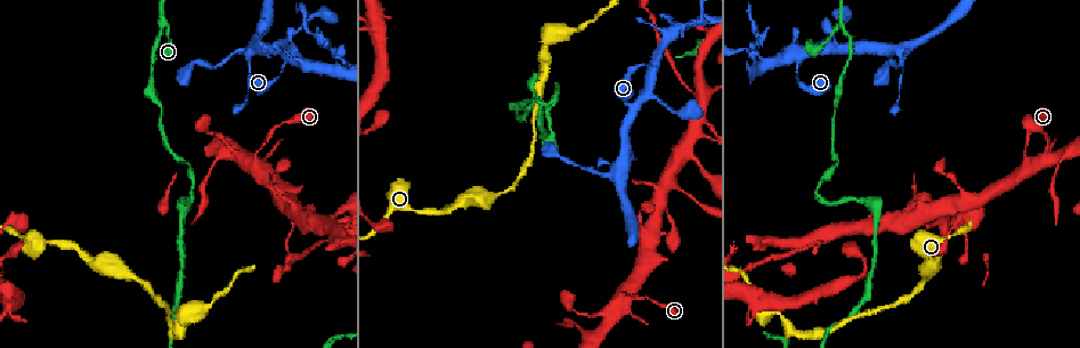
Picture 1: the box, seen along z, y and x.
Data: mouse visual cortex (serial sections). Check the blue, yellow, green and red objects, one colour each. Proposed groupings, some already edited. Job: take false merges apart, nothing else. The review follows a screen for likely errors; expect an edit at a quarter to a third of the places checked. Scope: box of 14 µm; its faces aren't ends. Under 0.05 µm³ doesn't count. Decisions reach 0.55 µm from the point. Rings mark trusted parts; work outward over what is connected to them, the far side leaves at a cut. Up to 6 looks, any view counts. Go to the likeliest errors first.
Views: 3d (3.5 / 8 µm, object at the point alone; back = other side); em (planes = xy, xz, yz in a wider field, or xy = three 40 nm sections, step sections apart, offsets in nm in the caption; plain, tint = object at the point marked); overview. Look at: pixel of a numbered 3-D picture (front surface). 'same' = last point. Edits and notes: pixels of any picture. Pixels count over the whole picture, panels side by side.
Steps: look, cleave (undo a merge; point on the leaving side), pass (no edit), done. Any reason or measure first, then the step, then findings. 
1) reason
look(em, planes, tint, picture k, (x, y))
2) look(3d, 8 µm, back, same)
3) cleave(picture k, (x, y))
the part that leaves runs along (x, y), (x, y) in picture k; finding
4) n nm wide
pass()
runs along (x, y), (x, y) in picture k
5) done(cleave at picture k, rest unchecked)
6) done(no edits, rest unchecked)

abrupt turn
look(3d, 8 µm, back, picture 1, (165, 24))

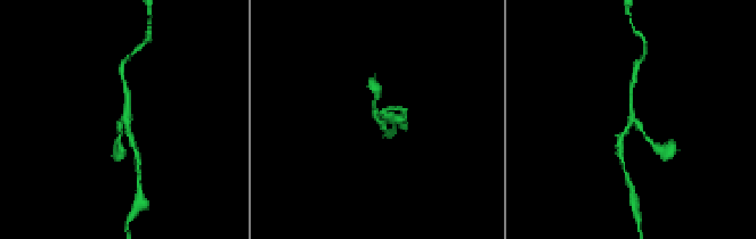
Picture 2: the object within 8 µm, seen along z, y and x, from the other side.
3 arms; arms of 150, 150, 150 nm; now the EM
look(em, xy, step 2, tint, picture 2, (376, 121))

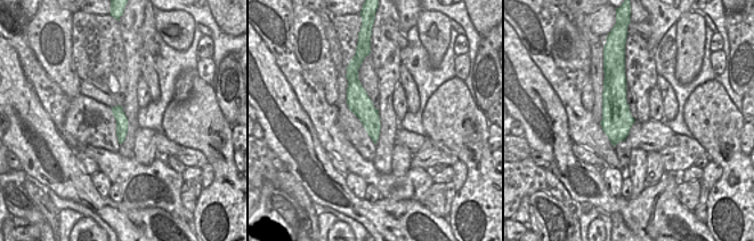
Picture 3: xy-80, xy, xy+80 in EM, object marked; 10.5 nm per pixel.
pass()
all the same cell

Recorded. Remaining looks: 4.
abrupt turn
look(3d, 3.5 µm, picture 1, (192, 189))

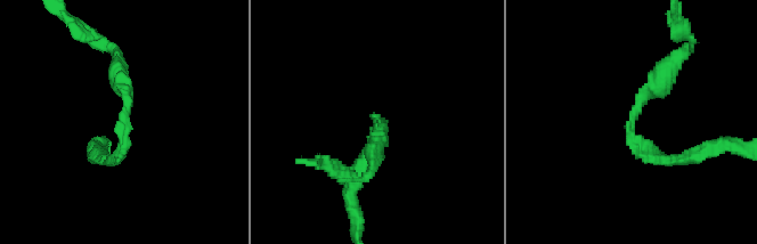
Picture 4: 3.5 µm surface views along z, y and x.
arms of 200, 250 nm; shape alone is not enough
look(em, xy, step 1, tint, picture 4, (633, 117))

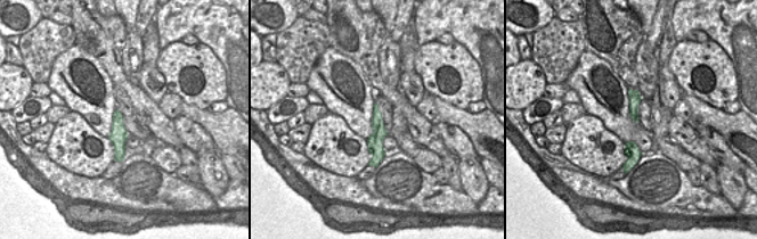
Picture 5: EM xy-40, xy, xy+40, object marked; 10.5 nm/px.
cut it another way
look(em, xy, step 2, tint, same)

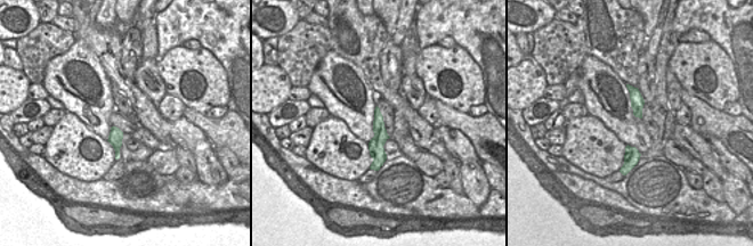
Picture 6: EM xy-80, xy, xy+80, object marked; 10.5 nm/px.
pass()
runs along (116, 59), (127, 119), (120, 154), (106, 157) in picture 4; one cell here

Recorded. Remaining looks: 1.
done(no edits, rest unchecked)

